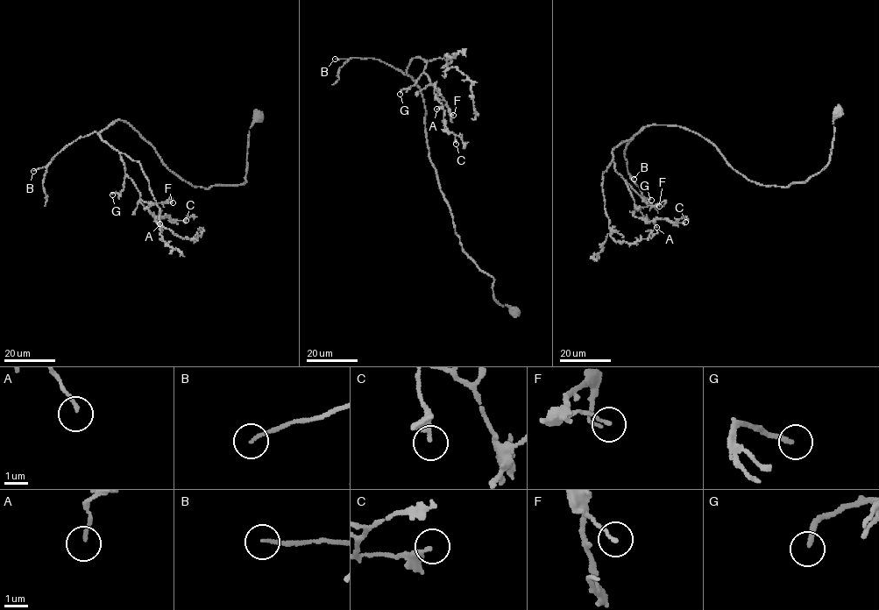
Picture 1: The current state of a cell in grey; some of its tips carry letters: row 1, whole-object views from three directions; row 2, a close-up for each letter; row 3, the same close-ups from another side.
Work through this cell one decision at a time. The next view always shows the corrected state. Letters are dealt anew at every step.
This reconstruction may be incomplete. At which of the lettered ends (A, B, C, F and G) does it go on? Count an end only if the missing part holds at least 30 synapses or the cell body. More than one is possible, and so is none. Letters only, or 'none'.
B, G

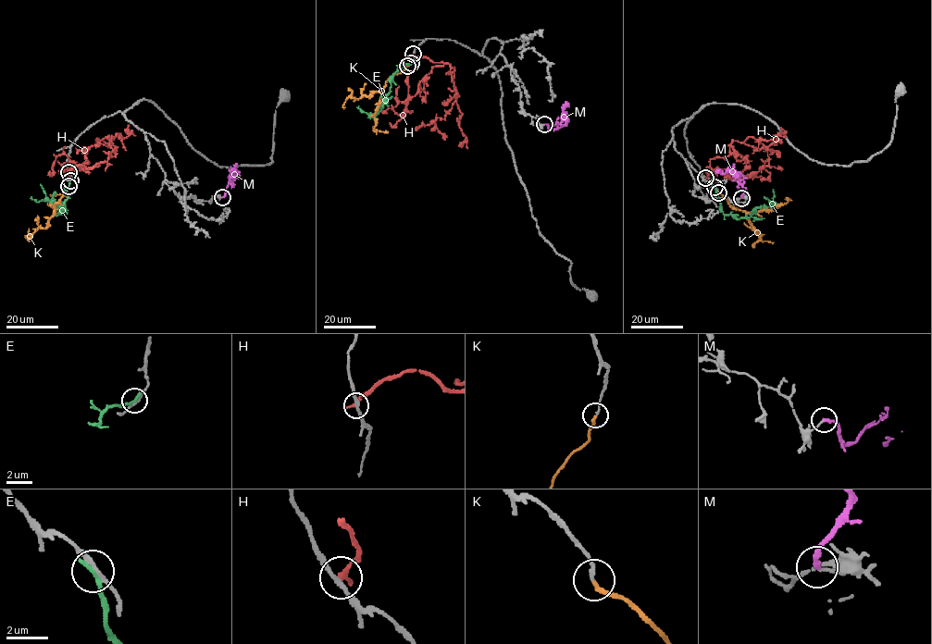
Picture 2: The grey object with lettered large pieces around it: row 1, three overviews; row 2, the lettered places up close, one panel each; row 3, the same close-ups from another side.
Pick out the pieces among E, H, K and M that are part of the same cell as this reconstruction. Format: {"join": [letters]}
{"join": ["K"]}

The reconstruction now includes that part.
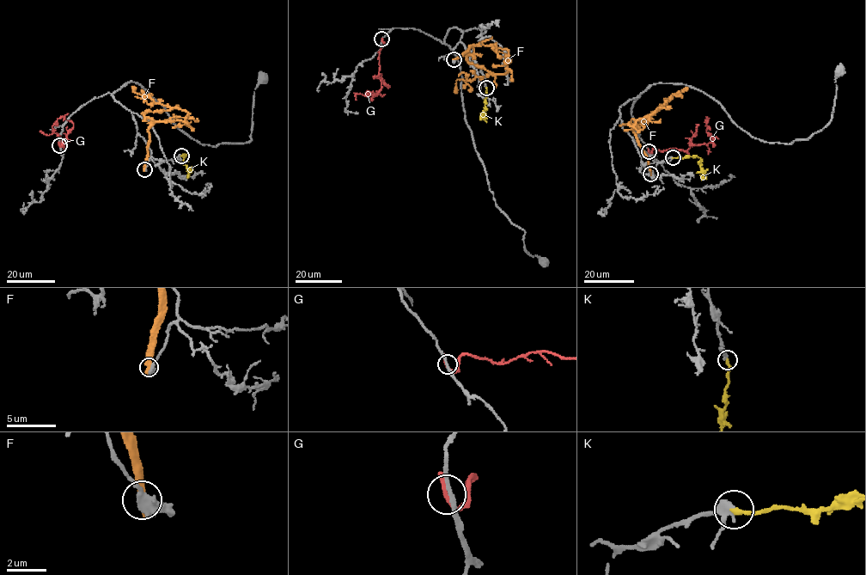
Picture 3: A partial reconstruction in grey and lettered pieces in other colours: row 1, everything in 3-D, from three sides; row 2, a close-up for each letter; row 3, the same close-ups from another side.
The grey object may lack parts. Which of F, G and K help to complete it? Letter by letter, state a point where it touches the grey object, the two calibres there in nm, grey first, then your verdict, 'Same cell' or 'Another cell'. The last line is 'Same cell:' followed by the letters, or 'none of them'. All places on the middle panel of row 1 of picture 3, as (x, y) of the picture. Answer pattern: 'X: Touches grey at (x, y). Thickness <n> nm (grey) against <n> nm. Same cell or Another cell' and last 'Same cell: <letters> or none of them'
F: Touches grey at (454, 59). Thickness 480 nm (grey) against 480 nm. Another cell
G: Touches grey at (381, 39). Thickness 200 nm (grey) against 190 nm. Another cell
K: Touches grey at (486, 88). Thickness 240 nm (grey) against 220 nm. Same cell
Same cell: K

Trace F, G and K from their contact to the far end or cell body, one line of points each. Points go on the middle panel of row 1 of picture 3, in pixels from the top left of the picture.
F: (454, 59), (472, 45), (496, 45), (508, 51), (506, 72), (458, 79), (455, 94)
G: (381, 39), (384, 45), (378, 56), (381, 88), (370, 99), (366, 95), (367, 90), (381, 95), (385, 94)
K: (486, 88), (483, 113)

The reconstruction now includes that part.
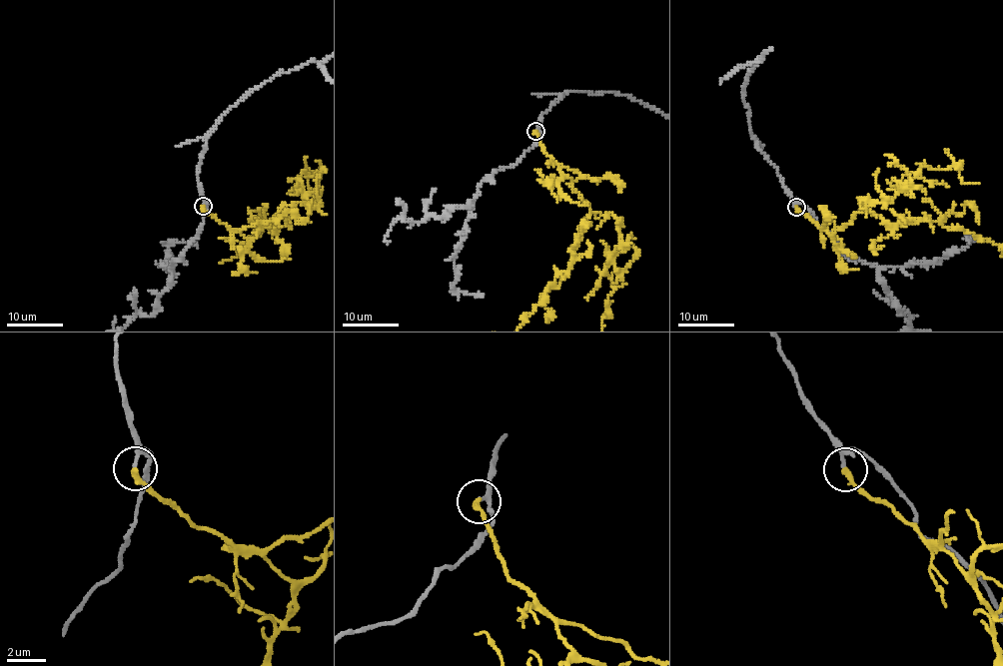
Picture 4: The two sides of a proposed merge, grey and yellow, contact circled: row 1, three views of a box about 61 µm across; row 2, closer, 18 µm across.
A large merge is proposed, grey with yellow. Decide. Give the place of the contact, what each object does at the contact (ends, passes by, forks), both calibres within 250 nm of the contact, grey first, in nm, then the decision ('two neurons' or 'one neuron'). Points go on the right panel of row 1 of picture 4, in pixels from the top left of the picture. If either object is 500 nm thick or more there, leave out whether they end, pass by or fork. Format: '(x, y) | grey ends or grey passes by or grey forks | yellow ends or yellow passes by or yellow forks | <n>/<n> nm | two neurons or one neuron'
(796, 207) | grey passes by | yellow ends | 130/280 nm | one neuron

